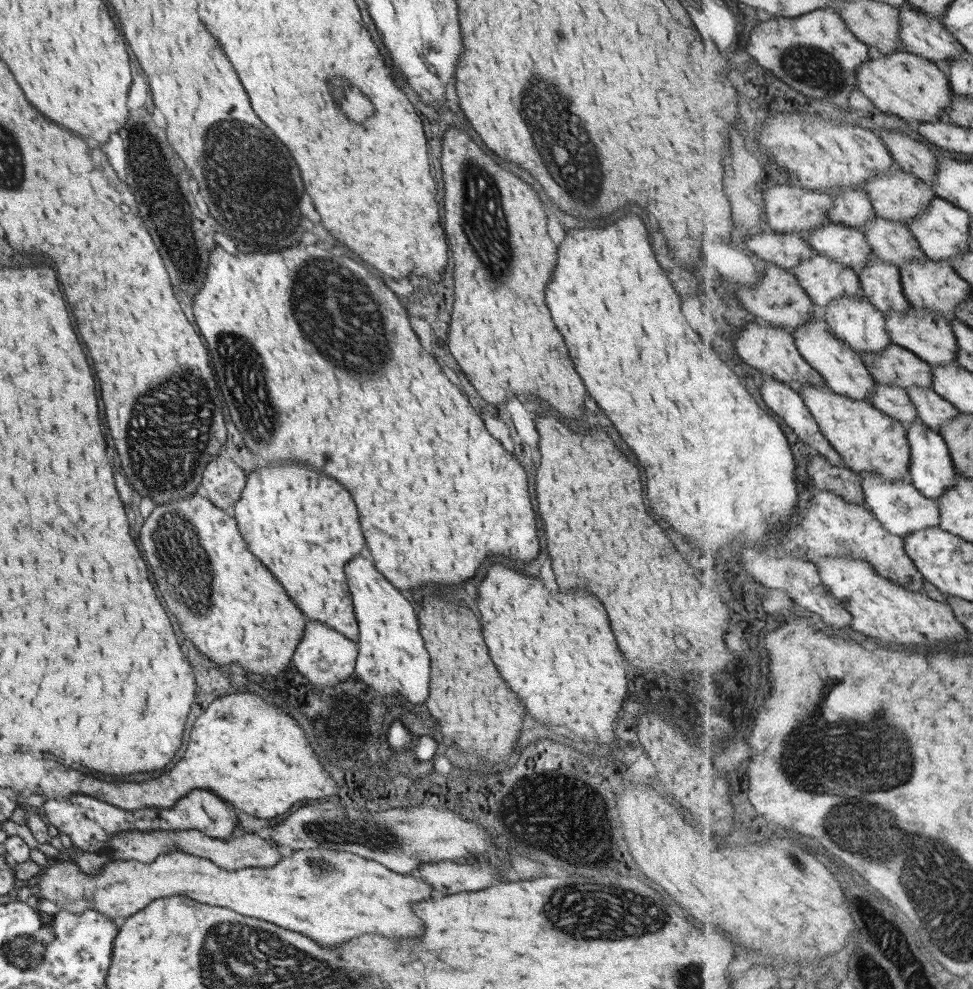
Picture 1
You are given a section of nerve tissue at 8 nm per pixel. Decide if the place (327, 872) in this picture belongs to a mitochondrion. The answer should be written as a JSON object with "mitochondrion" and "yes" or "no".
{"mitochondrion":"yes"}

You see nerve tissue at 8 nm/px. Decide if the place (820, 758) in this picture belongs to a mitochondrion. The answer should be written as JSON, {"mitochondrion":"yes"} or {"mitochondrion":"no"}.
{"mitochondrion":"yes"}

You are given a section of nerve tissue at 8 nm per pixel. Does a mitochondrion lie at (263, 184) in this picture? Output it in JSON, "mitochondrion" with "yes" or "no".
{"mitochondrion":"yes"}

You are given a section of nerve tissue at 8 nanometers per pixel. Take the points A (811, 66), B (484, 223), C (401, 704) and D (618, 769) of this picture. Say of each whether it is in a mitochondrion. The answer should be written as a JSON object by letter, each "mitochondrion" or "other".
{"A":"mitochondrion","B":"mitochondrion","C":"other","D":"other"}

